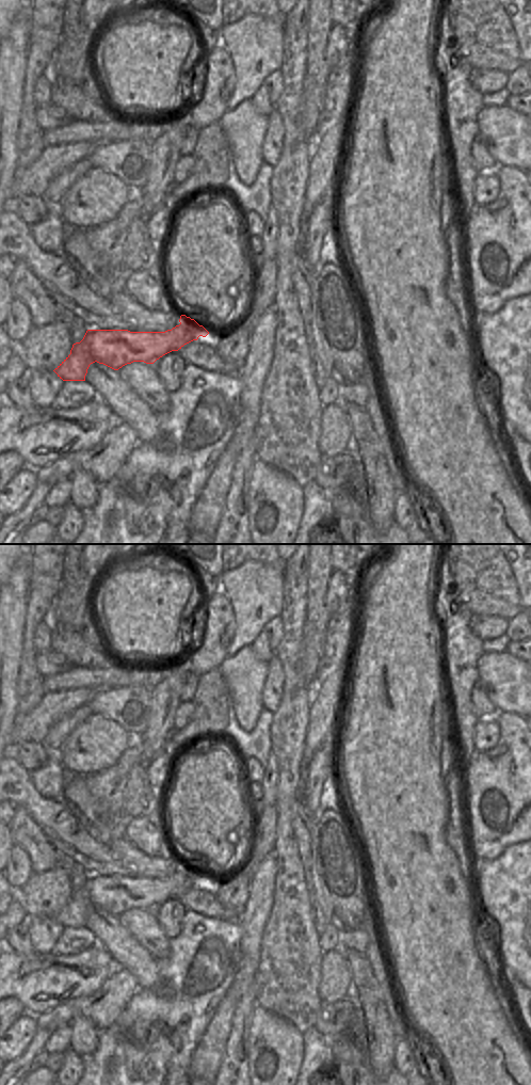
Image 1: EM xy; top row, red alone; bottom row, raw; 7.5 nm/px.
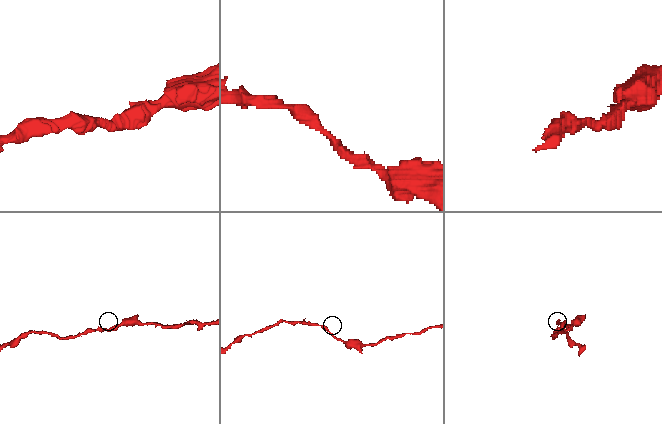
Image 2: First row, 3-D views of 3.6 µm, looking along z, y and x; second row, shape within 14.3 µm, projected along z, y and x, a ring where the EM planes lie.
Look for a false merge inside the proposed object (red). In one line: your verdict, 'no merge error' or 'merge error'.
no merge error

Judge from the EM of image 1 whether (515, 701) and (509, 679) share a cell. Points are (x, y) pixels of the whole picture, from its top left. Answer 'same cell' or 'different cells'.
same cell

